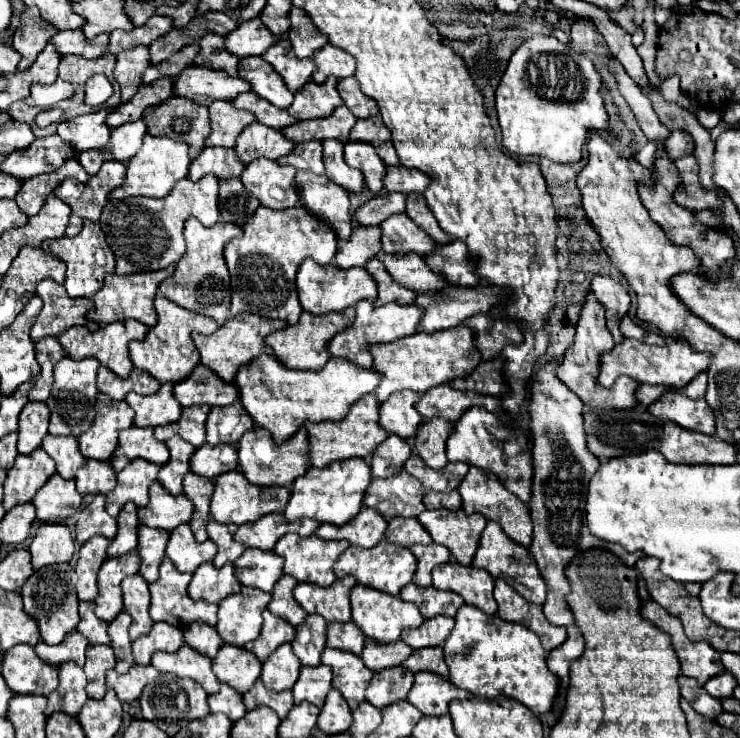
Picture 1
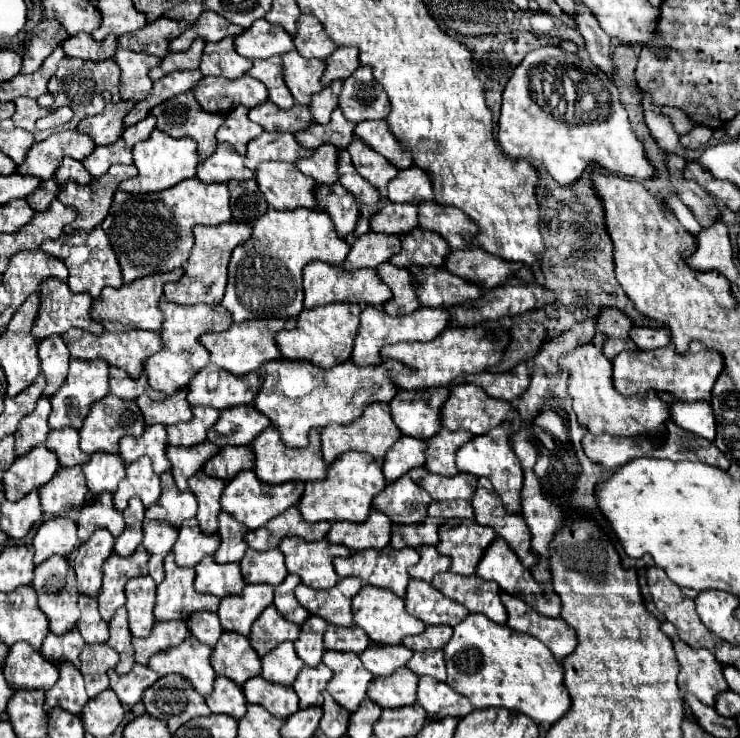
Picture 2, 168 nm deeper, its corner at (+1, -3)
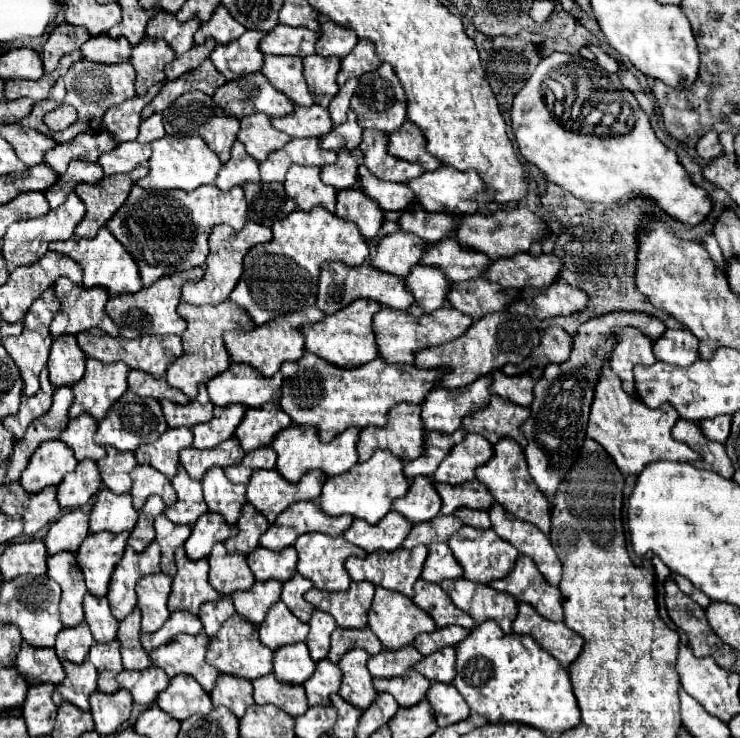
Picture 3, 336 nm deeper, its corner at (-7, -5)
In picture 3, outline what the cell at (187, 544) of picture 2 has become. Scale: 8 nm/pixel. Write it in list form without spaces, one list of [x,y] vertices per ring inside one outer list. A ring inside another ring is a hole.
[[[207,511],[193,525],[193,533],[185,543],[185,551],[189,559],[203,559],[209,555],[215,543],[225,541],[229,535],[237,535],[237,525],[229,525],[223,515]]]

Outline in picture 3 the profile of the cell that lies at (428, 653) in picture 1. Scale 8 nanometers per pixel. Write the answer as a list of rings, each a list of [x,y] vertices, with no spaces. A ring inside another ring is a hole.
[[[443,647],[441,651],[423,657],[415,665],[415,671],[419,671],[431,683],[435,683],[435,681],[451,683],[455,679],[455,649]]]

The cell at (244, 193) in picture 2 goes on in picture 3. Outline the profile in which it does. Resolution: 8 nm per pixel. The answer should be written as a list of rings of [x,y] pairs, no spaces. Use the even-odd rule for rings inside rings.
[[[245,183],[243,185],[249,221],[271,227],[273,221],[285,219],[291,211],[295,211],[295,201],[285,195],[281,183]]]

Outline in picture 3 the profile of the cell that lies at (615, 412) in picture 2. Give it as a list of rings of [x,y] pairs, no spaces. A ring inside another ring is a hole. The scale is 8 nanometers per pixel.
[[[605,367],[595,387],[595,399],[591,405],[587,435],[595,439],[599,445],[603,445],[603,449],[617,463],[623,477],[639,475],[645,469],[645,465],[653,461],[689,461],[691,463],[701,459],[701,455],[697,455],[685,443],[675,441],[671,437],[671,427],[673,423],[677,423],[677,419],[679,415],[677,411],[673,411],[673,407],[665,405],[653,411],[645,407],[645,403],[641,403],[637,397],[625,393],[617,375],[613,375],[609,367]]]

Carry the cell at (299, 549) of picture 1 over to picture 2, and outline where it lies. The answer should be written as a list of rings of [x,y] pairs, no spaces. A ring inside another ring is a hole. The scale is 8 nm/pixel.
[[[285,537],[279,543],[279,551],[285,555],[287,571],[299,575],[301,581],[313,589],[331,589],[339,577],[333,569],[333,557],[351,553],[345,545],[329,541],[301,541],[301,537]]]

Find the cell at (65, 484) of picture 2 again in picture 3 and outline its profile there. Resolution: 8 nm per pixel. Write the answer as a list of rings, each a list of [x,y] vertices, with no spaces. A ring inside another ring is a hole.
[[[91,459],[79,461],[73,473],[67,473],[59,485],[57,501],[65,509],[83,507],[101,487],[101,475],[97,463]]]

